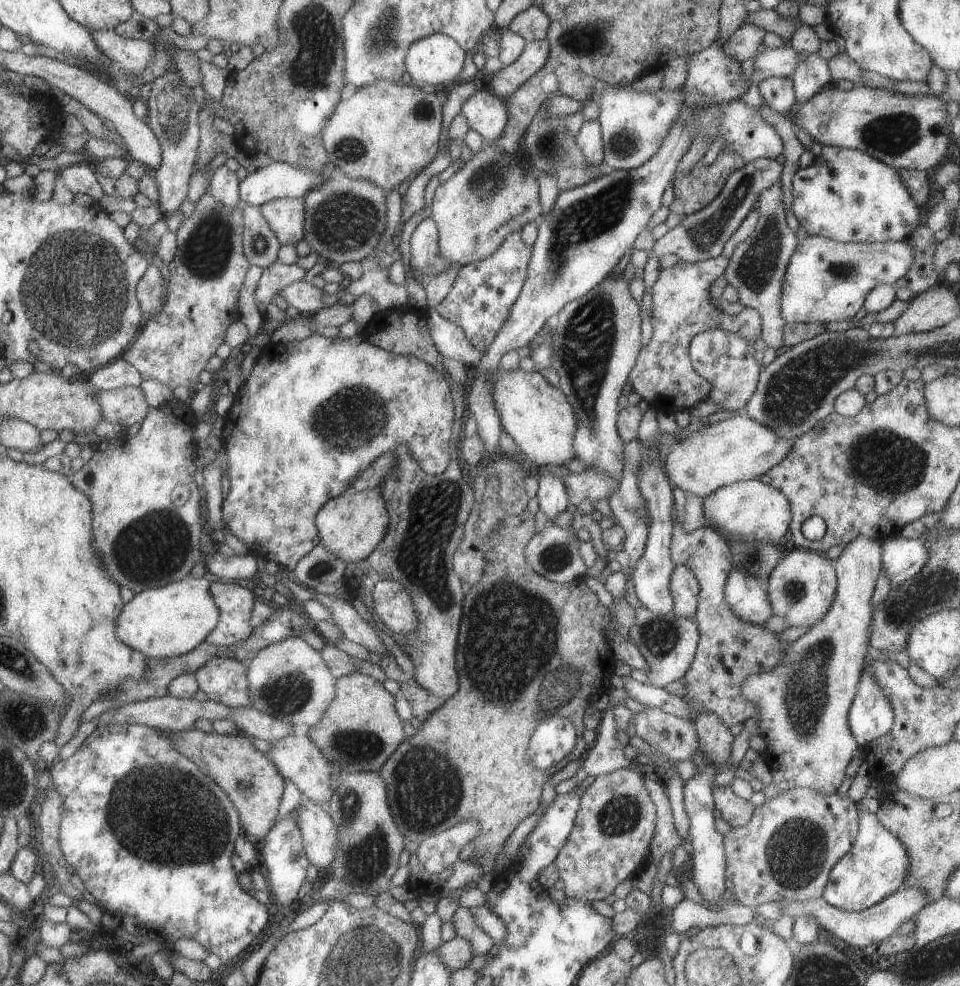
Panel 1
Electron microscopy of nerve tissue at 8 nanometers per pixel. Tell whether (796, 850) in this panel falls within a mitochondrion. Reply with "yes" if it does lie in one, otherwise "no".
yes

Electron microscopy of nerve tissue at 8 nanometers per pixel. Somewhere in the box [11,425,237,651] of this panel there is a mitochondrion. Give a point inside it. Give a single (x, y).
(160, 541)

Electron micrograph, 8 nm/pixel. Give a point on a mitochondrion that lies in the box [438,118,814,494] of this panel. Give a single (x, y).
(584, 348)

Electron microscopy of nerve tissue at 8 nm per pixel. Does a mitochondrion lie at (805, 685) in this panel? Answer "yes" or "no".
yes

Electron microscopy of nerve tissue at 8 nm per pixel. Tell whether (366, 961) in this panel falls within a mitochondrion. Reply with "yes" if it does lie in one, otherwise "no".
yes

